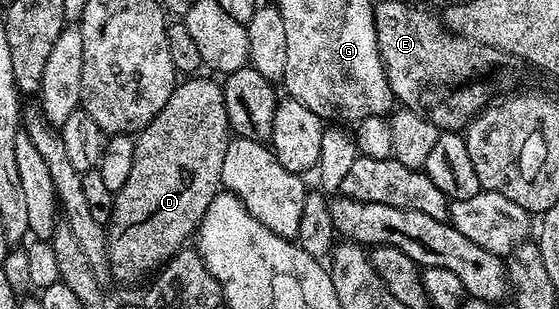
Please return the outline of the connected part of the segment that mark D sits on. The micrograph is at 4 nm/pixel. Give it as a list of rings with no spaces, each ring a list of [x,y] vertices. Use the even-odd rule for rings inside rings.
[[[195,74],[190,78],[184,79],[184,82],[176,83],[173,94],[169,94],[169,102],[165,102],[165,106],[161,106],[161,114],[157,114],[157,118],[153,118],[153,122],[149,122],[138,133],[135,140],[135,153],[133,154],[133,170],[129,170],[129,179],[125,182],[125,186],[120,192],[115,193],[115,205],[113,206],[111,221],[107,228],[107,261],[111,264],[111,275],[117,281],[119,280],[139,280],[146,272],[154,273],[167,263],[163,254],[176,256],[182,252],[187,240],[196,235],[199,231],[199,224],[205,218],[205,210],[209,206],[209,202],[213,202],[213,198],[221,191],[223,179],[221,178],[221,162],[225,162],[225,150],[227,143],[233,138],[231,127],[229,126],[229,118],[225,114],[225,94],[223,93],[223,85],[218,79],[206,80],[203,74]]]

